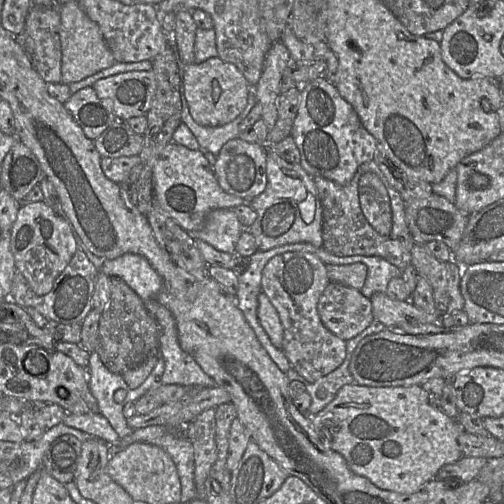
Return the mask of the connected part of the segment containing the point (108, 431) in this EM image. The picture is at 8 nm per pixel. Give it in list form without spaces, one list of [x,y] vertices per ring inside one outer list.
[[[67,413],[62,422],[69,427],[88,433],[95,438],[102,439],[109,445],[117,445],[119,443],[119,435],[115,432],[110,422],[100,413]]]

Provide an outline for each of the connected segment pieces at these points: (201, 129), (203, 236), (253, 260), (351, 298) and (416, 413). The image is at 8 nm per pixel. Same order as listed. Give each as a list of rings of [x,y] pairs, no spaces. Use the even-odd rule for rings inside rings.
[[[179,56],[178,61],[180,65],[181,83],[180,83],[180,98],[182,101],[182,115],[181,120],[187,125],[192,131],[193,135],[198,141],[199,146],[204,149],[207,153],[217,156],[221,148],[232,139],[239,137],[241,133],[239,124],[248,115],[251,109],[257,103],[255,96],[255,89],[251,89],[248,95],[248,102],[243,112],[235,118],[233,121],[224,124],[222,126],[203,126],[198,124],[190,114],[187,100],[184,95],[183,87],[183,67],[184,64],[181,62]]]
[[[221,208],[211,211],[201,228],[188,232],[194,239],[208,243],[216,250],[234,254],[244,229],[233,209]]]
[[[279,247],[267,251],[257,251],[249,260],[245,271],[239,274],[239,286],[236,293],[237,305],[246,321],[256,334],[257,339],[281,371],[286,373],[291,367],[283,351],[270,340],[258,318],[258,297],[262,292],[262,274],[267,263],[279,254]]]
[[[330,282],[318,301],[323,325],[337,337],[348,341],[374,320],[372,303],[360,290]]]
[[[344,385],[335,398],[311,417],[321,442],[338,452],[349,468],[380,489],[412,494],[447,464],[462,458],[458,437],[463,429],[431,402],[422,386]]]

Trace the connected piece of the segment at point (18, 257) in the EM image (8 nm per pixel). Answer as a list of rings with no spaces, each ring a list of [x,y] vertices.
[[[45,201],[20,207],[11,229],[10,249],[17,270],[26,278],[35,294],[43,296],[52,290],[55,279],[78,250],[76,235],[69,220],[57,214]]]

